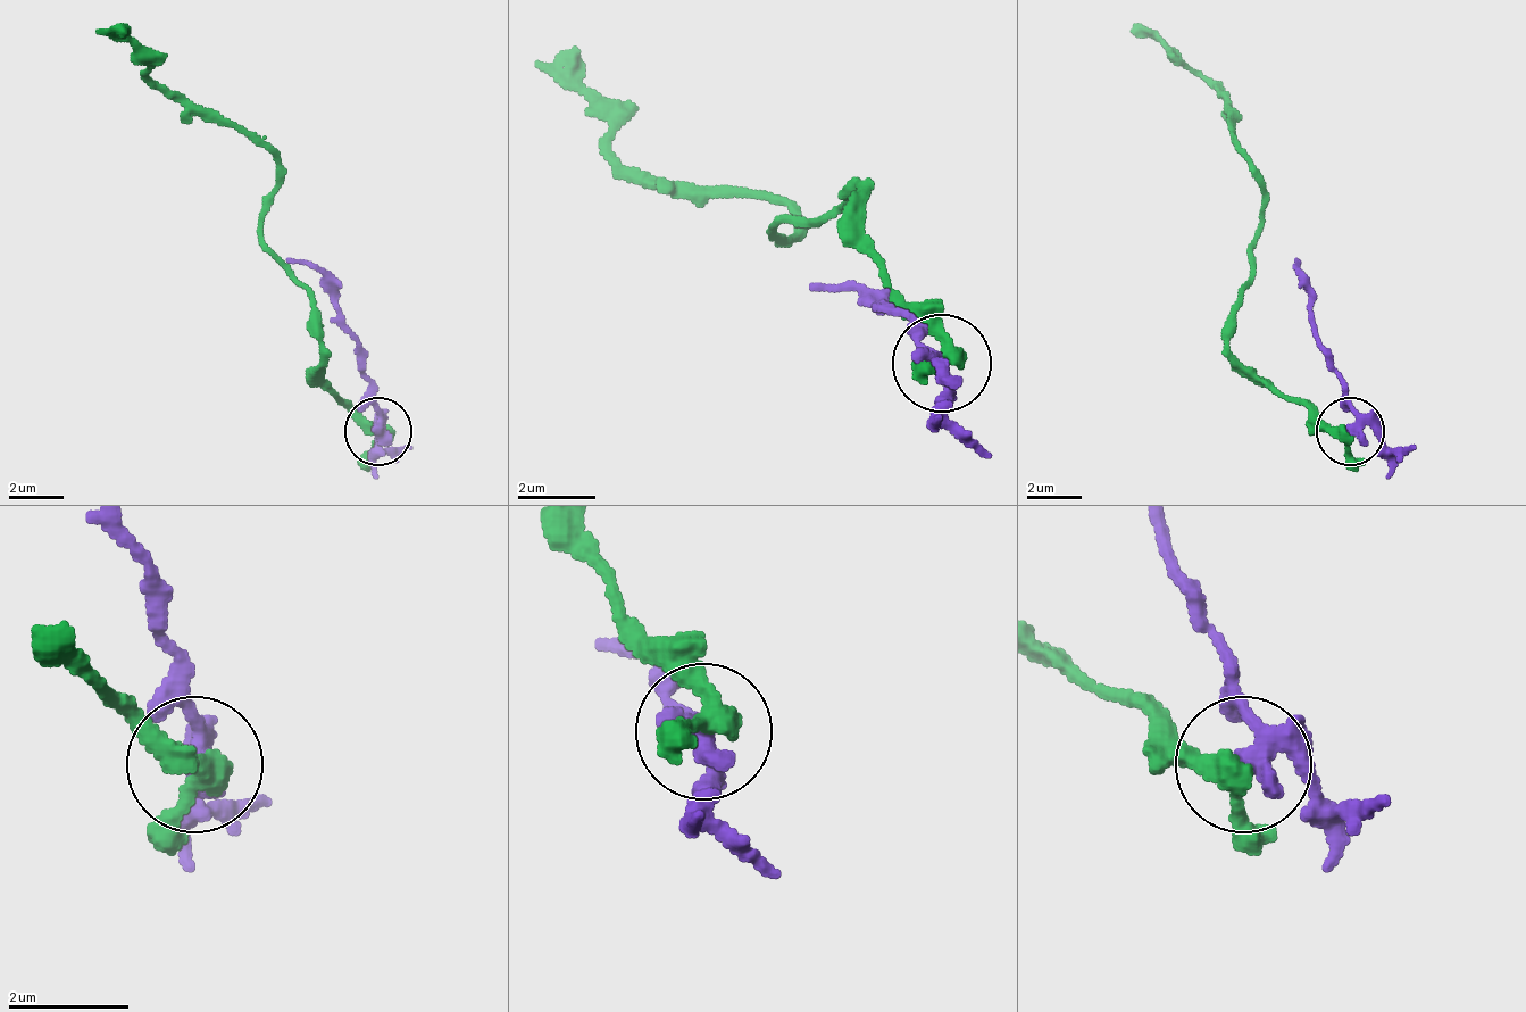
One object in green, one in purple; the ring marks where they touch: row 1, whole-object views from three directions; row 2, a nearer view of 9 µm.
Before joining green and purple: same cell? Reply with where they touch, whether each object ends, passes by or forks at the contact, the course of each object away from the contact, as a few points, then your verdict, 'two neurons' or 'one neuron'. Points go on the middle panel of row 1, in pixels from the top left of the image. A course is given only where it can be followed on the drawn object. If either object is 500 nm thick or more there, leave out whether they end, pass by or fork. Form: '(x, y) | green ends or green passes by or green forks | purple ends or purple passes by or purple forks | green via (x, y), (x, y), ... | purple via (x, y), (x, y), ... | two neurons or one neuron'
(941, 363) | green passes by | purple forks | green via (944, 361), (875, 254), (856, 184), (817, 224), (777, 233), (798, 224), (758, 195), (660, 195), (533, 58) | purple via (944, 361), (944, 371), (905, 312), (885, 312), (807, 282) | two neurons

